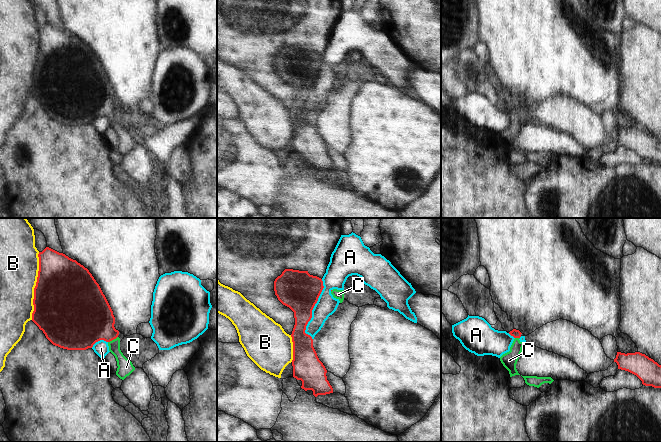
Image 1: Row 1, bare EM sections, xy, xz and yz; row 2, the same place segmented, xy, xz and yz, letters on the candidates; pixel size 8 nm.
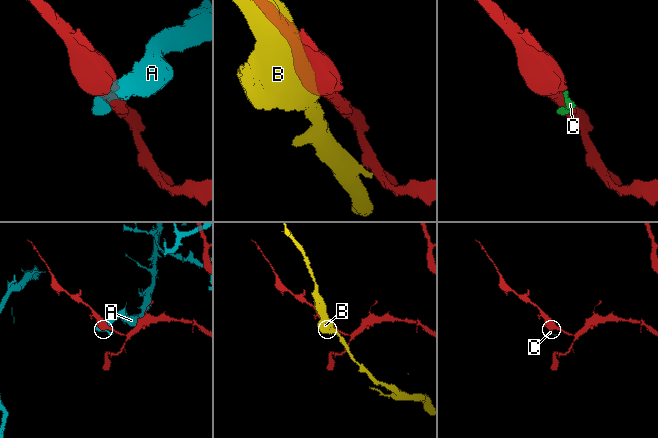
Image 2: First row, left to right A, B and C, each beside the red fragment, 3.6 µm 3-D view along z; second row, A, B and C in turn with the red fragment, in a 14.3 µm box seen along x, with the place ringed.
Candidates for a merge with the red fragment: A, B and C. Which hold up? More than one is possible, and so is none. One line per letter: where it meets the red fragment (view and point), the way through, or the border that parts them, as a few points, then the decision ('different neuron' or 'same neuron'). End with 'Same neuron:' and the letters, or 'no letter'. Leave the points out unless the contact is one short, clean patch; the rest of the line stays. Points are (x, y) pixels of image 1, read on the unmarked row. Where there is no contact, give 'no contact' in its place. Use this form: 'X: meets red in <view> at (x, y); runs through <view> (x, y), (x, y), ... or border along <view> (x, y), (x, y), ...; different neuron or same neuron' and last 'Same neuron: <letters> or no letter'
A: meets red in xz at (312, 85); different neuron
B: meets red in xy at (35, 62); different neuron
C: meets red in xy at (112, 115); runs through xy (89, 94), (112, 115), (114, 125), (125, 143); same neuron
Same neuron: C

